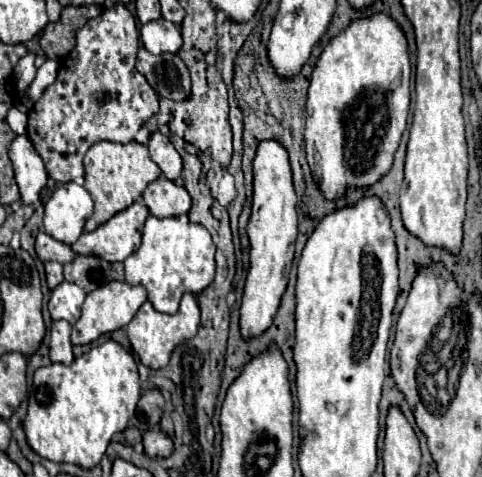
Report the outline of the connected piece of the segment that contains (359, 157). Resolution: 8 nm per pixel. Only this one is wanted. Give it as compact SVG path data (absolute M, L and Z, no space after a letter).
M378 13L370 19L350 23L338 37L334 37L320 55L312 73L308 101L306 101L306 159L312 179L328 201L338 201L348 189L366 189L378 183L394 163L394 153L406 129L410 107L410 59L408 43L394 19Z

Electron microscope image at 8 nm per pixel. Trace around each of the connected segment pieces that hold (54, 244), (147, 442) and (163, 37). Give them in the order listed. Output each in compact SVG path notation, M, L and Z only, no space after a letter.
M38 233L36 237L36 255L40 261L58 261L58 263L70 263L76 259L76 253L70 245L52 239L48 233Z
M160 429L146 431L142 443L148 457L168 457L172 453L172 439Z
M156 19L142 25L140 39L142 39L142 45L154 55L176 53L182 47L180 25L174 25L166 19Z

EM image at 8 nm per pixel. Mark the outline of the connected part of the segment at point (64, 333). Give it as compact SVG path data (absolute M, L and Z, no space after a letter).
M54 321L50 329L50 361L52 363L64 363L70 365L72 355L72 343L70 343L70 323L68 321Z

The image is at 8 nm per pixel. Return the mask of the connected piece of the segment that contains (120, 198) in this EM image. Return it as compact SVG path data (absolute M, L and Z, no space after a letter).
M100 141L92 145L84 157L86 167L86 183L84 187L92 195L94 201L94 215L86 221L84 231L94 231L98 225L112 219L116 213L128 209L132 203L140 201L144 189L156 181L162 173L160 167L150 159L148 147L140 145L136 141L130 143L112 143L112 141Z

